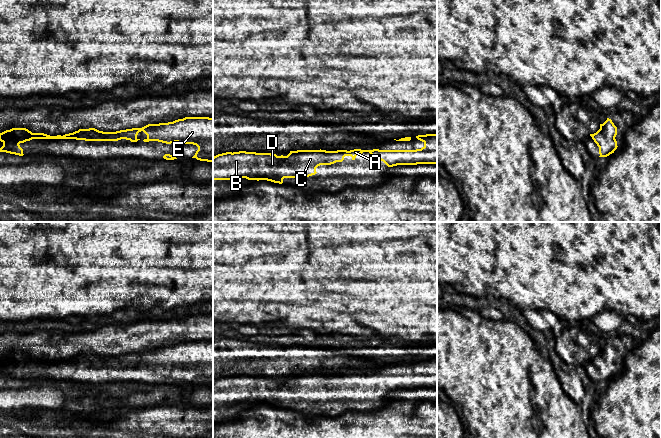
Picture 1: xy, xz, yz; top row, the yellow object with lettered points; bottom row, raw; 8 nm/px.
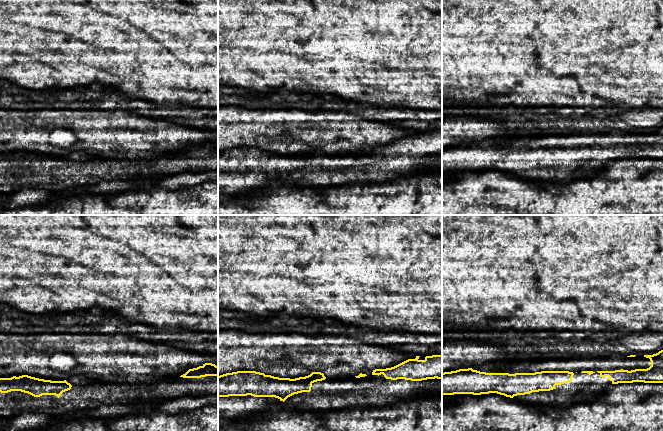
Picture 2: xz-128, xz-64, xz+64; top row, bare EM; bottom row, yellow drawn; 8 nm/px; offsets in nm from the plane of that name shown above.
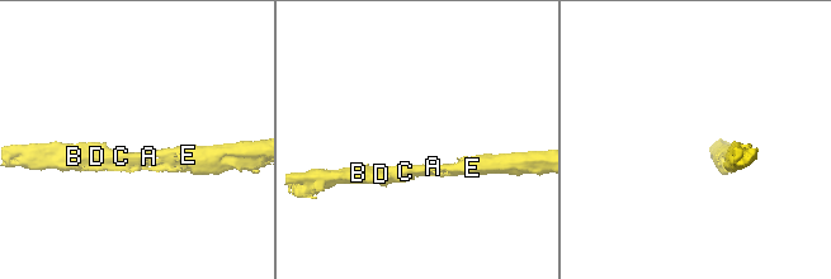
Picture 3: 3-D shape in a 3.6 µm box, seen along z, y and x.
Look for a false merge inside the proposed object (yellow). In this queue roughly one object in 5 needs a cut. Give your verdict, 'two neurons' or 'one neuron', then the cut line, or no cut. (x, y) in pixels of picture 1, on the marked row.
one neuron; cut none

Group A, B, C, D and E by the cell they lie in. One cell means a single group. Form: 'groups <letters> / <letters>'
groups A B C D E

